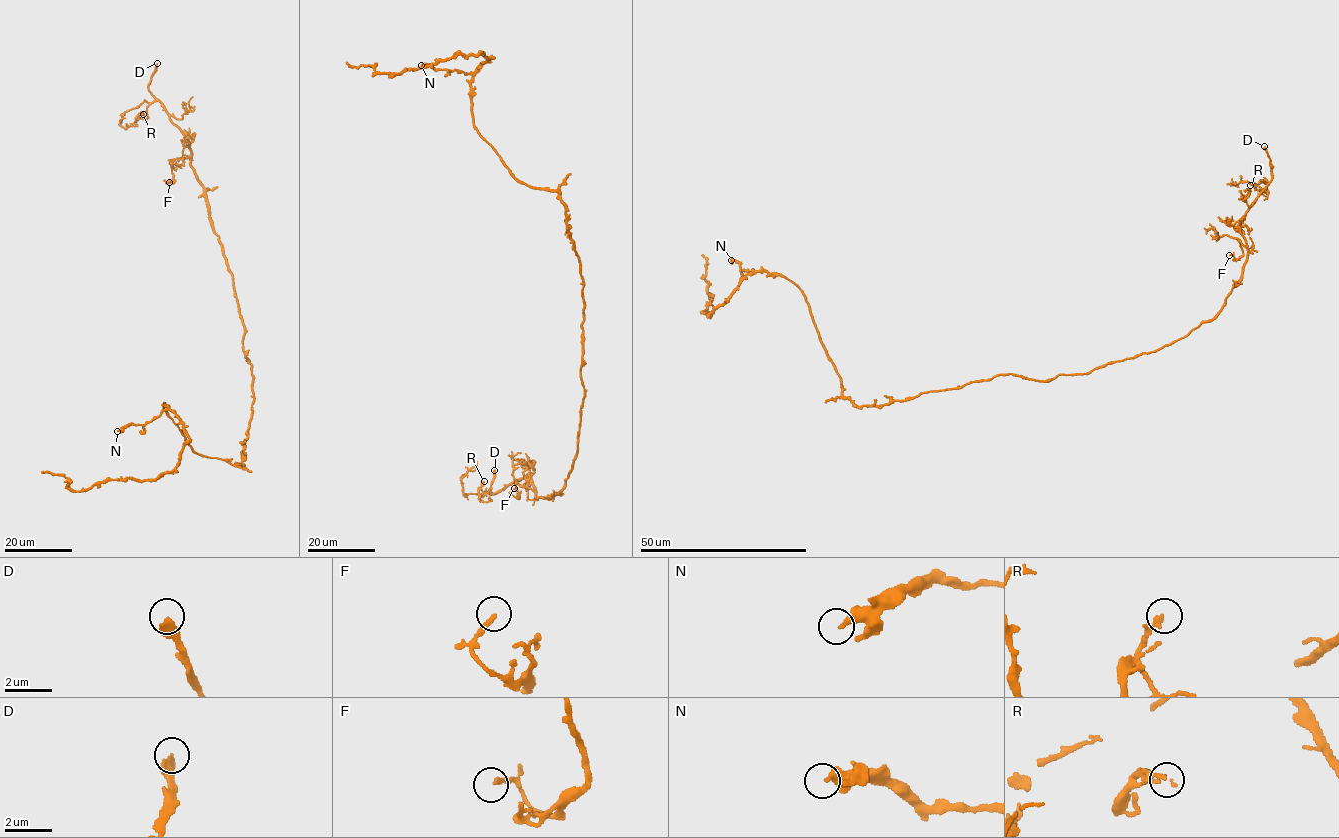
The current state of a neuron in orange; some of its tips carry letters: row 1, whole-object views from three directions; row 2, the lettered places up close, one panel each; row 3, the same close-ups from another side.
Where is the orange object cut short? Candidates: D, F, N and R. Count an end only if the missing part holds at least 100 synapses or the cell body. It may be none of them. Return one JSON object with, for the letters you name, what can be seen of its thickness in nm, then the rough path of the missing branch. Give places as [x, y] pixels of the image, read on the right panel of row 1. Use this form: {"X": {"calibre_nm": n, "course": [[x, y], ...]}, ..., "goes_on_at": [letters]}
{"D": {"calibre_nm": 300, "course": [[1264, 146], [1237, 137], [1216, 117]]}, "goes_on_at": ["D"]}

